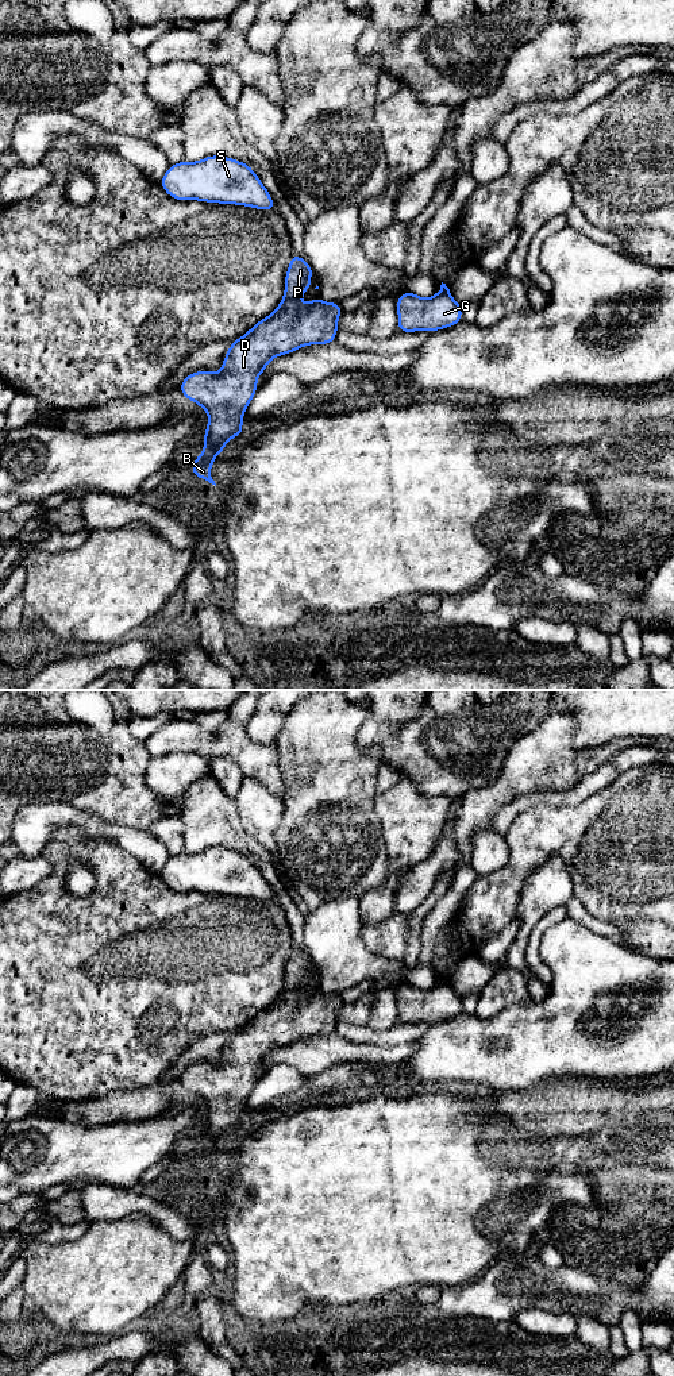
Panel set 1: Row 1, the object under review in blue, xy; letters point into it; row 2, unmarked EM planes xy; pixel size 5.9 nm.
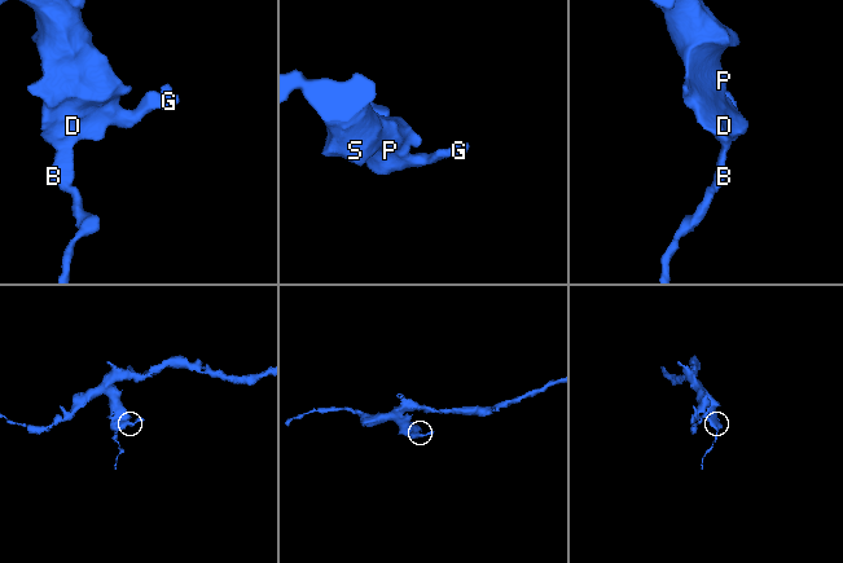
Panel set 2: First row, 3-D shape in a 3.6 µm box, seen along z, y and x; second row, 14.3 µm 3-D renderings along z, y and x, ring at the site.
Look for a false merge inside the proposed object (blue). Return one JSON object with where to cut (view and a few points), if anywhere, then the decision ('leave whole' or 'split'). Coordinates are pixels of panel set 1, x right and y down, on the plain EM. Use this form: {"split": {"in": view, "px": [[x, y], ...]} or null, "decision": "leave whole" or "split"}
{"split": null, "decision": "leave whole"}

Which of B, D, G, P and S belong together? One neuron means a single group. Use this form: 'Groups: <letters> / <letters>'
Groups: B D G P S

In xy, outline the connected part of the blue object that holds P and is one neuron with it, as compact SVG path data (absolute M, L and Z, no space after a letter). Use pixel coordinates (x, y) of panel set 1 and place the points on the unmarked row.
M293 944L280 997L231 1034L219 1064L193 1063L181 1074L178 1080L185 1090L209 1106L204 1141L189 1157L196 1169L216 1177L211 1157L228 1132L243 1128L243 1105L259 1079L255 1071L271 1051L304 1037L335 1033L340 995L323 994L320 987L309 995L300 994L304 983L312 980L312 965L308 952Z

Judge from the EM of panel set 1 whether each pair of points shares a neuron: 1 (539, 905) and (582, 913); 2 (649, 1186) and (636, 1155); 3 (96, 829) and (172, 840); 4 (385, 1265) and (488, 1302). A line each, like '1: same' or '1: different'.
1: same
2: different
3: different
4: different

